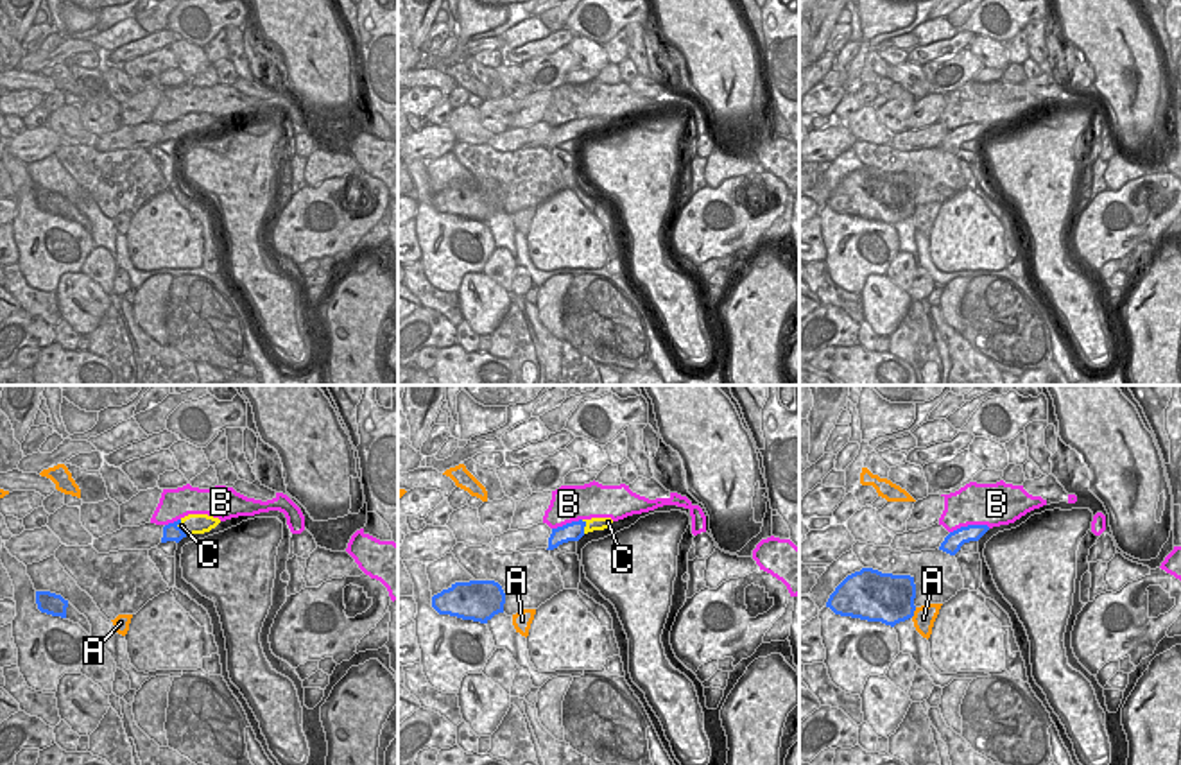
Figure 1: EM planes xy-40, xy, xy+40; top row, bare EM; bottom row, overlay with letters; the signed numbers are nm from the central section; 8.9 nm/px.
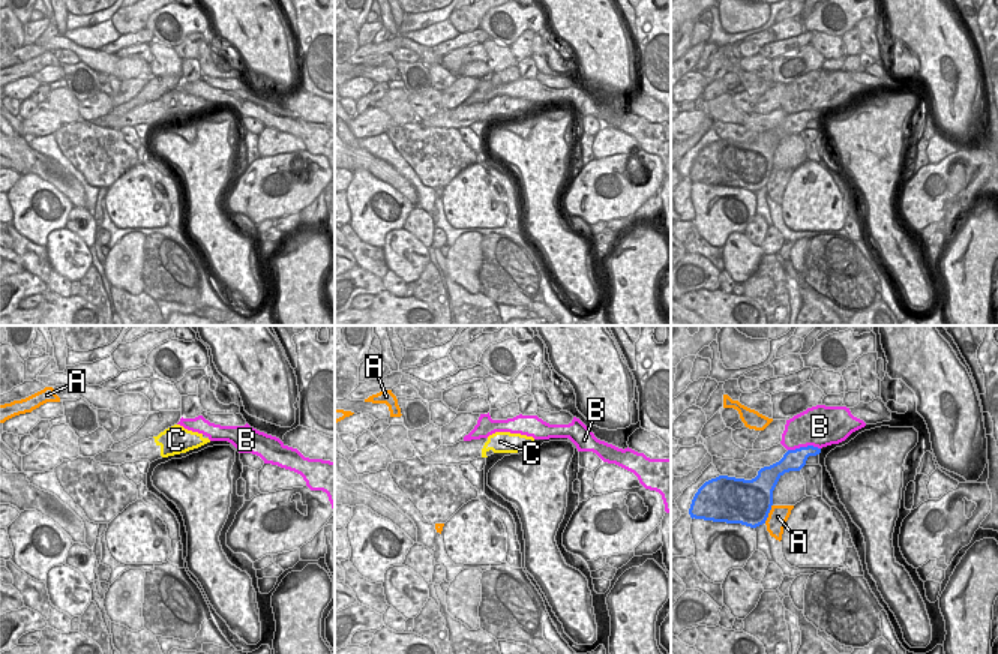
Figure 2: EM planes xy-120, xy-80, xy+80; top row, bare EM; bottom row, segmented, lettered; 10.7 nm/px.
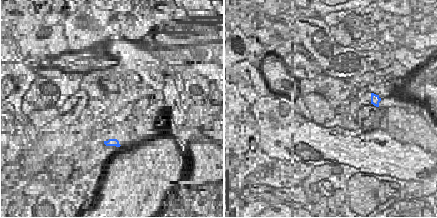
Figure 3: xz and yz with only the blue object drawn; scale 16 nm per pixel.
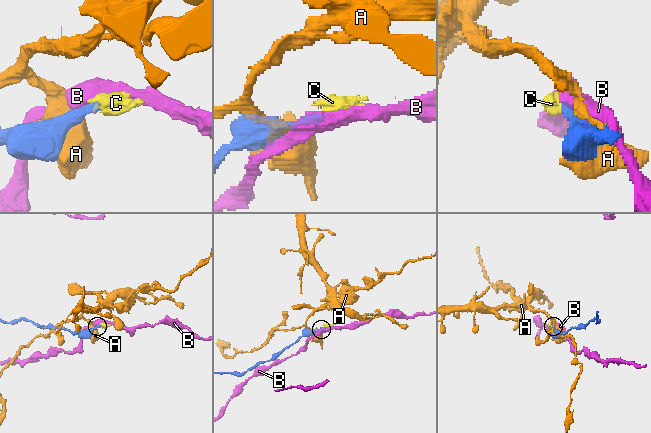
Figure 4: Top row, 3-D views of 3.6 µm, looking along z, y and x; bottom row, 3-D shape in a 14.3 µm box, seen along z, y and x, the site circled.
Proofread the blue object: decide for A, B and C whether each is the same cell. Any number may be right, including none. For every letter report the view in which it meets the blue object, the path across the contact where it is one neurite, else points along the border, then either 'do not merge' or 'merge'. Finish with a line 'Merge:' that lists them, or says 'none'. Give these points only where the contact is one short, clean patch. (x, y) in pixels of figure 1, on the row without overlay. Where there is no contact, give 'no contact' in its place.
A: xy+40 | do not merge
B: xy+40 | along xy+40 (990, 126), (961, 124), (950, 131) | do not merge
C: xy-40 | merge
Merge: C

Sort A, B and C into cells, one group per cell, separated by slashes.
A / B / C

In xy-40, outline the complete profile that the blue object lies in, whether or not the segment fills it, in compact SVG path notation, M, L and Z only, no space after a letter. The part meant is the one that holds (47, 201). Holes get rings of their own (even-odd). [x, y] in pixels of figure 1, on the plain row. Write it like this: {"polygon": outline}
{"polygon": "M36 190L36 202L41 211L66 217L68 199L50 190Z"}

